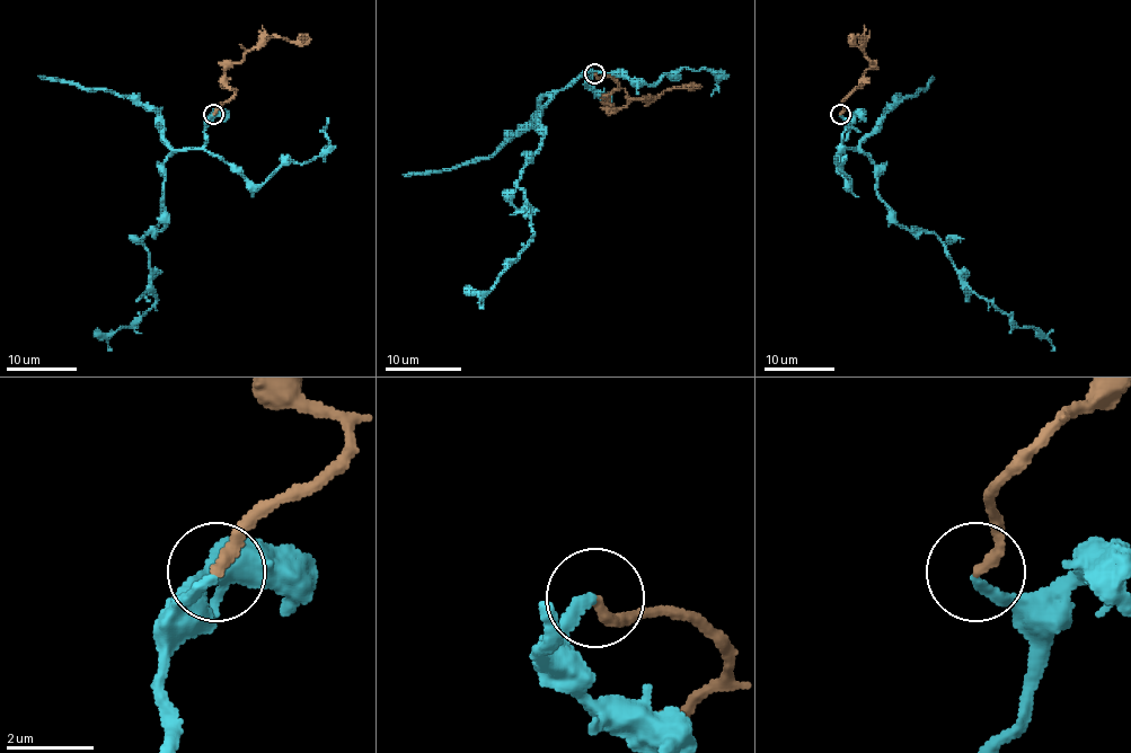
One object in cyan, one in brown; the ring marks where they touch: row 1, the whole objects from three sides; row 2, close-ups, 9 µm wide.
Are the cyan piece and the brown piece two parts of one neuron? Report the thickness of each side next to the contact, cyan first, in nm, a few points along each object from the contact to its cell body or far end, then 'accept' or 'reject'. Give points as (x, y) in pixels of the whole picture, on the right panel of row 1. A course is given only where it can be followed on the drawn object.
220 nm thick on the cyan side, 240 nm on the other; cyan runs (839, 114), (848, 125), (841, 145), (873, 164), (890, 215), (937, 237), (972, 291), (1035, 328), (1051, 351); brown runs (839, 114), (842, 102), (871, 67), (864, 41), (860, 37), (851, 40); accept

